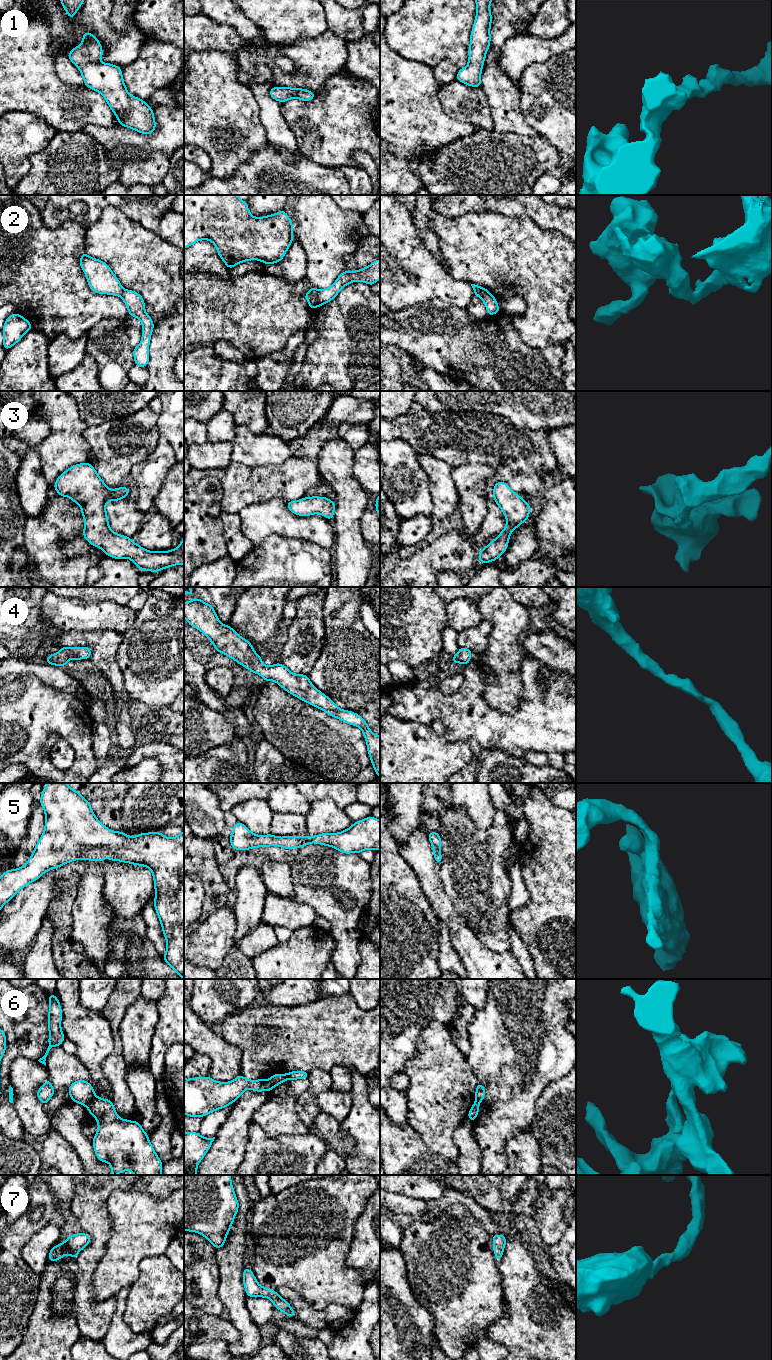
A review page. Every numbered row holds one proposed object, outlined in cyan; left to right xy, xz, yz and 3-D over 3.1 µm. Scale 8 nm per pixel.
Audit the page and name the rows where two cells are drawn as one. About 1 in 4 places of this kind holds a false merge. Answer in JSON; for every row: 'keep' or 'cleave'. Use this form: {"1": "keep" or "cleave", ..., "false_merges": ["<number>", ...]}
{"1": "keep", "2": "cleave", "3": "keep", "4": "keep", "5": "keep", "6": "cleave", "7": "keep", "false_merges": ["2", "6"]}

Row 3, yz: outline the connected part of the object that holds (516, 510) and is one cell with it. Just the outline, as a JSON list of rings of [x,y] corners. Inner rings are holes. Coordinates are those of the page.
[[[502,481],[496,482],[494,485],[493,499],[502,510],[507,522],[498,537],[479,552],[480,563],[495,561],[506,551],[510,534],[528,520],[531,510],[530,504]]]

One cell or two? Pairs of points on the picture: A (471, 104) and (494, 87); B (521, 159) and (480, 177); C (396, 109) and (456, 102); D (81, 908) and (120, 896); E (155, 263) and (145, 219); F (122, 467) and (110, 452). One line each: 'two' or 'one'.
A: two
B: one
C: two
D: two
E: two
F: one

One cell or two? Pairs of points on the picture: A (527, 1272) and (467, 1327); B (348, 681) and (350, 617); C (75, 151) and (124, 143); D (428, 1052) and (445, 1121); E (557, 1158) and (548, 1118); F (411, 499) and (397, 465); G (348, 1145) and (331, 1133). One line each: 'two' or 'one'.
A: two
B: one
C: two
D: one
E: one
F: one
G: one

